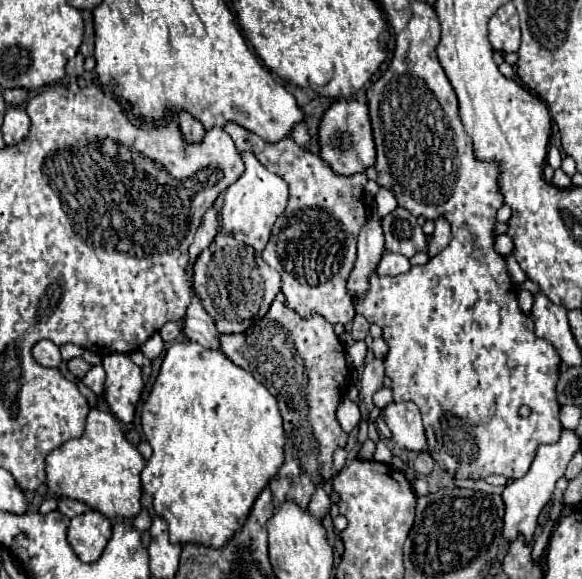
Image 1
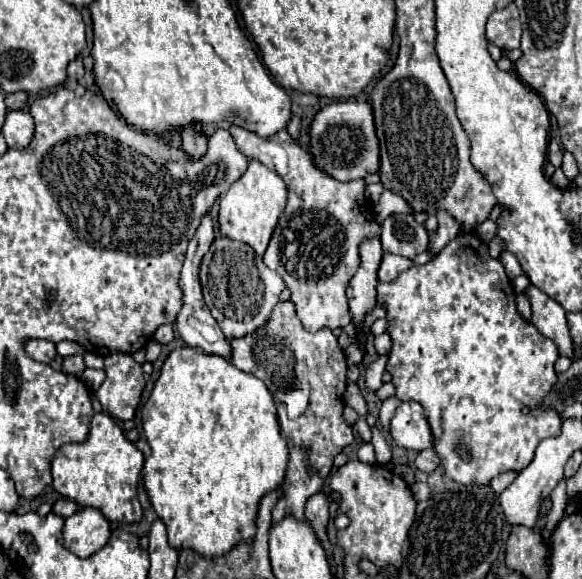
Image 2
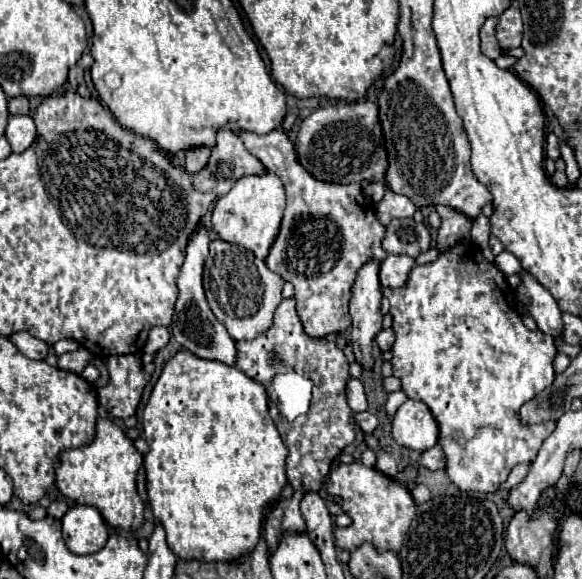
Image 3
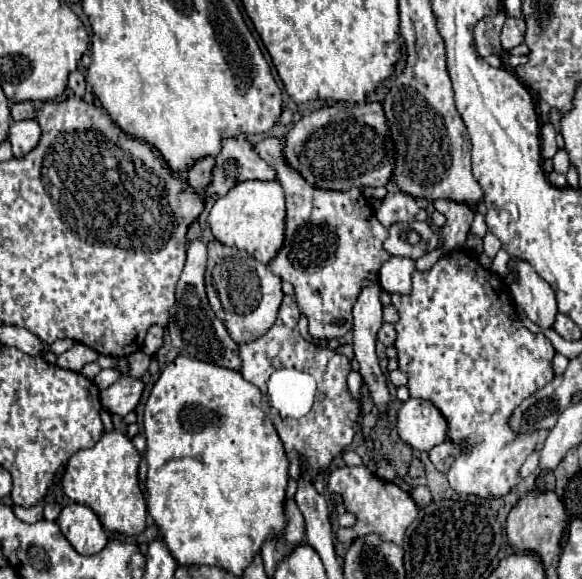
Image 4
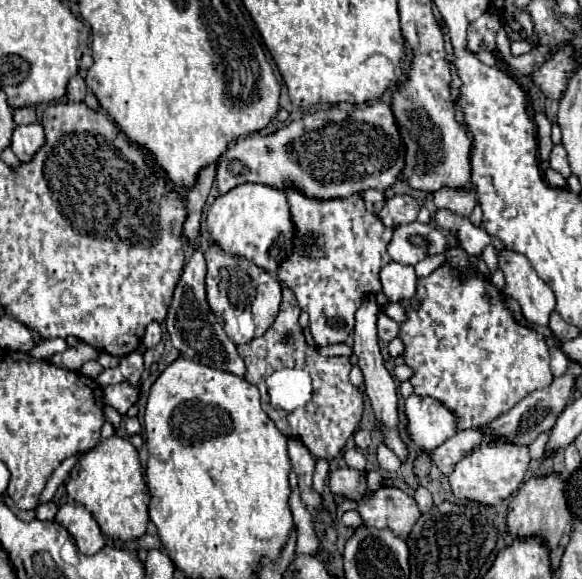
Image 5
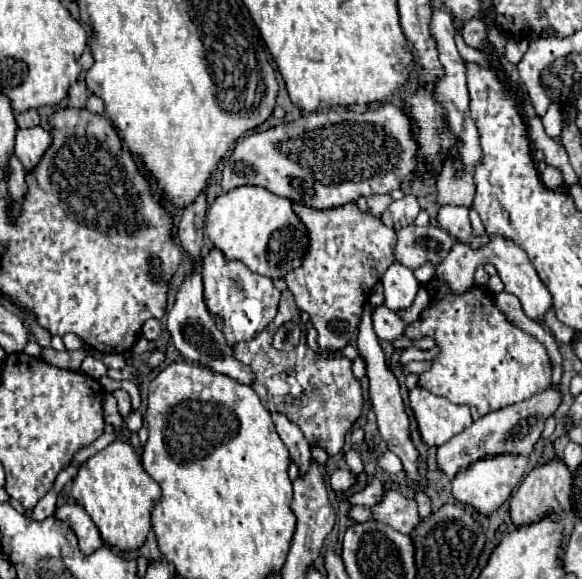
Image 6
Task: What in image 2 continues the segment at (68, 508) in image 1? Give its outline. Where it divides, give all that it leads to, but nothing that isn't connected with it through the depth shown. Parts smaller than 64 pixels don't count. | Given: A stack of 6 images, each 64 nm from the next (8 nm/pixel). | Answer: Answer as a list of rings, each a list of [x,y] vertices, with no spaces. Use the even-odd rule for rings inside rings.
[[[58,500],[52,506],[52,512],[58,514],[58,516],[64,516],[64,518],[70,516],[72,512],[76,512],[76,510],[80,510],[80,506],[76,502],[72,502],[72,500]]]

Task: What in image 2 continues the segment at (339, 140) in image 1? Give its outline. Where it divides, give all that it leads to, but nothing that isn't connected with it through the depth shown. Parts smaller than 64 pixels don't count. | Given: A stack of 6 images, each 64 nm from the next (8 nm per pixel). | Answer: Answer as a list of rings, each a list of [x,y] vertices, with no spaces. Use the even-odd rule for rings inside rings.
[[[334,102],[330,106],[324,106],[310,124],[310,142],[308,152],[314,160],[314,164],[326,172],[328,176],[350,182],[358,178],[366,178],[368,174],[378,172],[380,168],[380,144],[374,128],[374,114],[372,106],[368,102]]]

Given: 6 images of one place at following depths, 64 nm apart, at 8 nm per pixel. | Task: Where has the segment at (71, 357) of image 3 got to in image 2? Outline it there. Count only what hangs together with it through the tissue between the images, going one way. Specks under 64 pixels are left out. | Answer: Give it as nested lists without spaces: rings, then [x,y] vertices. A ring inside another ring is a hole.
[[[74,354],[74,356],[66,356],[64,362],[62,362],[62,370],[68,372],[68,374],[74,374],[74,376],[82,376],[84,372],[84,358],[80,354]]]

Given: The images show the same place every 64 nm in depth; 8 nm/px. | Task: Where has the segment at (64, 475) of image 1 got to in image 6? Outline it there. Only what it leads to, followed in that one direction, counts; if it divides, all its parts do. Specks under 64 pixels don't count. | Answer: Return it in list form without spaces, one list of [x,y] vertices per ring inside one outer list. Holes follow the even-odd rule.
[[[116,440],[80,466],[72,480],[72,496],[94,520],[106,544],[118,550],[138,550],[152,528],[150,516],[160,500],[160,486],[144,472],[134,448]]]

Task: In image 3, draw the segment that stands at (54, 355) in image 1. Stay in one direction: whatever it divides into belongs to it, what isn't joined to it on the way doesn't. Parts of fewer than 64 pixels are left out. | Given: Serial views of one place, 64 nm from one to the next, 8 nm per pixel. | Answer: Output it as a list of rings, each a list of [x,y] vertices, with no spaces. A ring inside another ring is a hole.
[[[14,332],[14,334],[10,336],[10,342],[12,342],[24,356],[28,356],[28,358],[32,358],[32,360],[44,360],[44,358],[48,356],[48,344],[42,342],[42,340],[38,340],[38,338],[34,338],[34,336],[28,334],[28,332]]]

